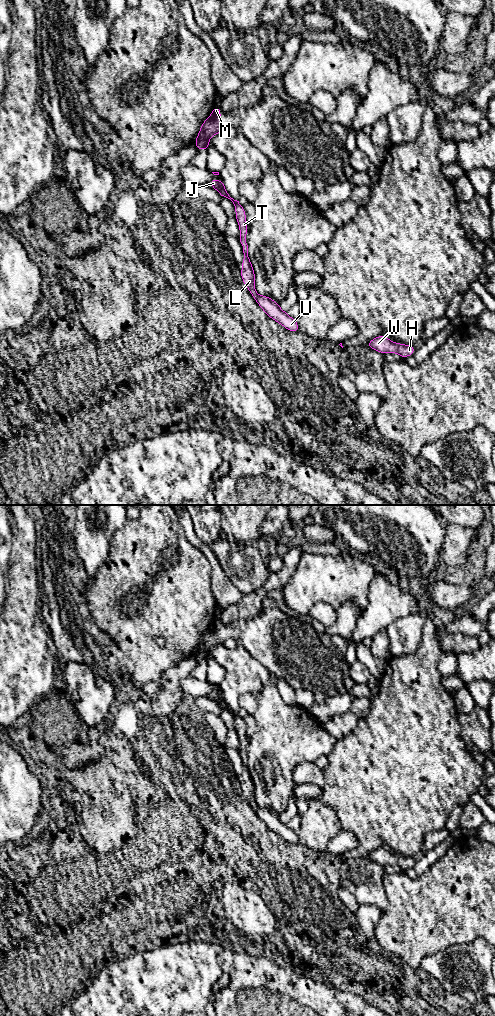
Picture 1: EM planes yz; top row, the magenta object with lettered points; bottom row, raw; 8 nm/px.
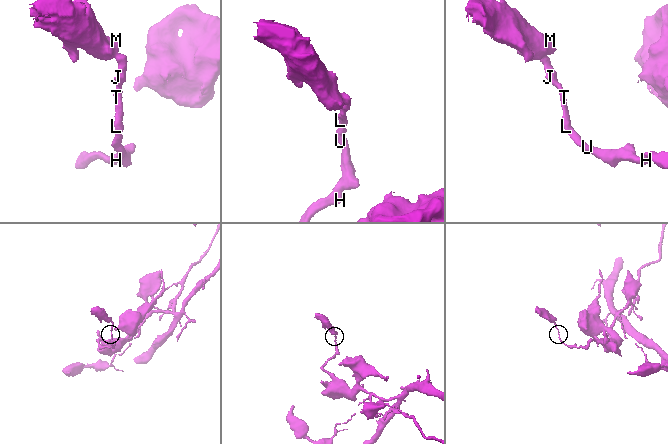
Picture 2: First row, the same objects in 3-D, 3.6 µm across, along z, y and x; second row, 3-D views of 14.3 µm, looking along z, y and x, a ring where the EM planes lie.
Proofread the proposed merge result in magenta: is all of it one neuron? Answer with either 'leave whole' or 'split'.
split

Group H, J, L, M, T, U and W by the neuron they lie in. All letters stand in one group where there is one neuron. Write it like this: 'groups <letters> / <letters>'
groups H J L T U W / M

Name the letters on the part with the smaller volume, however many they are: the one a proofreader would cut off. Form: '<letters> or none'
M

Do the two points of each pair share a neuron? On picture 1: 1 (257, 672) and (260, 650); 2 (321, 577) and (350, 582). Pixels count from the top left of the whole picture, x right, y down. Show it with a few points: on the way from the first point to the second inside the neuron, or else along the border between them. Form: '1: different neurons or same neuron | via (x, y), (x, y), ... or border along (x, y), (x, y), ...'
1: different neurons | border along (240, 646), (256, 658), (270, 675)
2: same neuron | via (328, 579), (343, 581)

